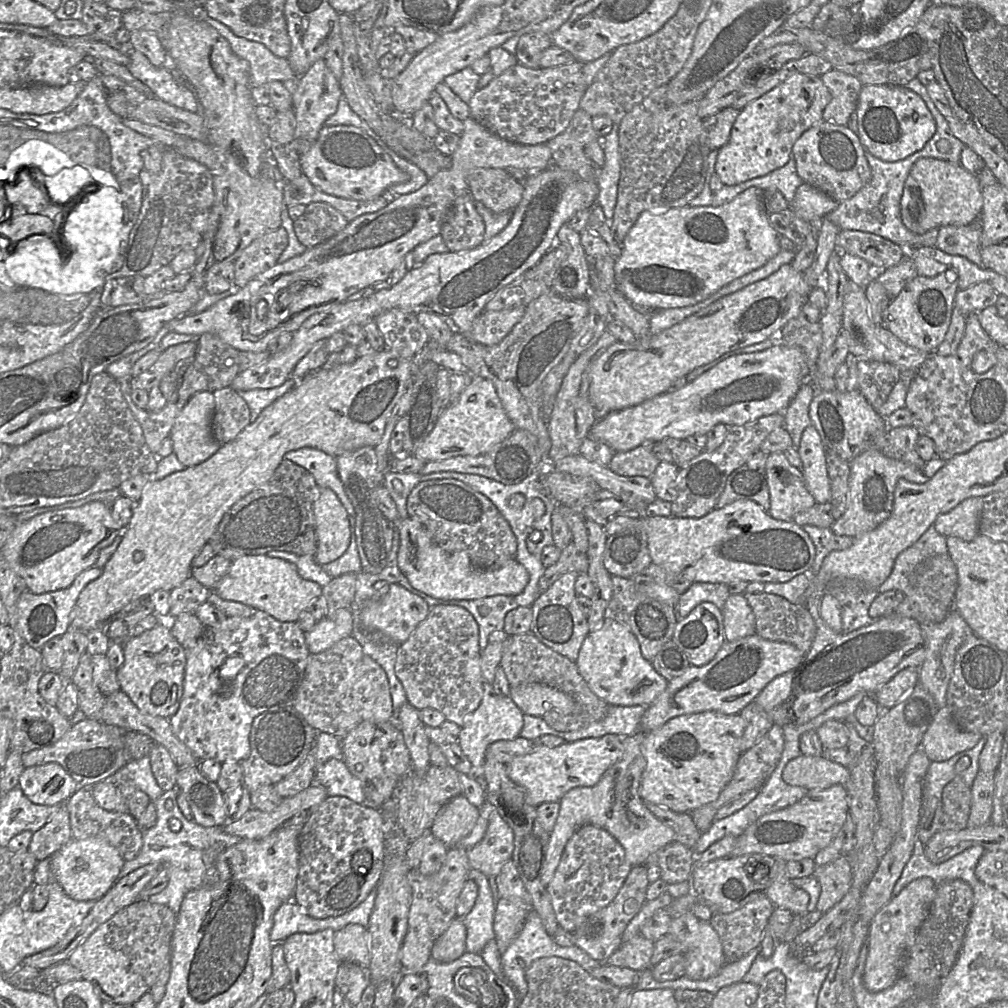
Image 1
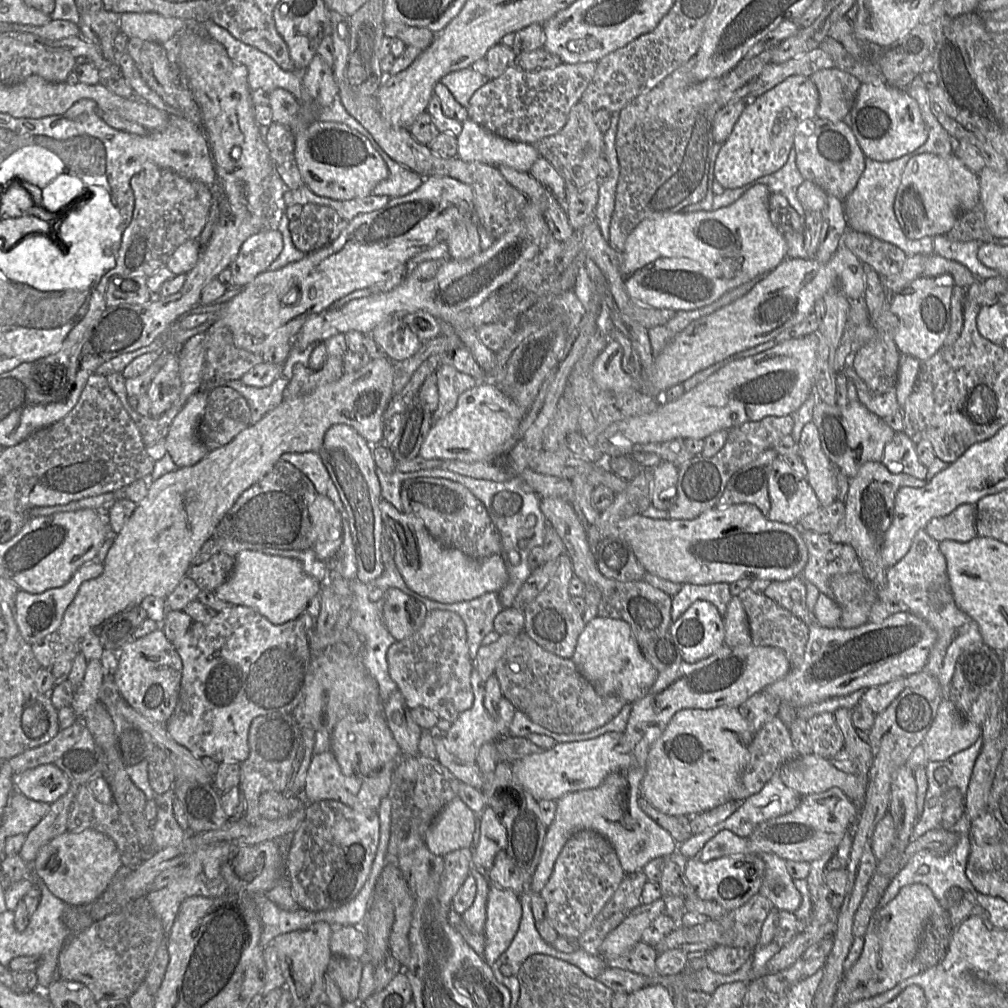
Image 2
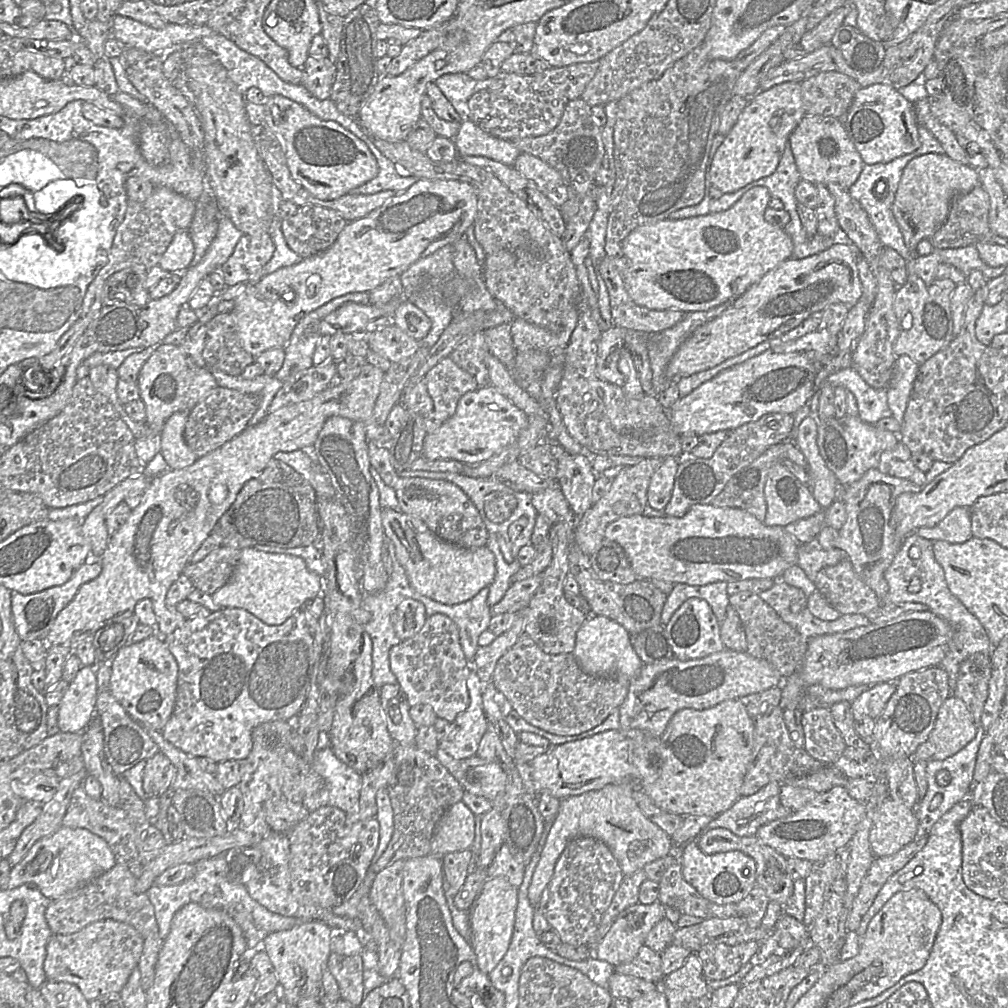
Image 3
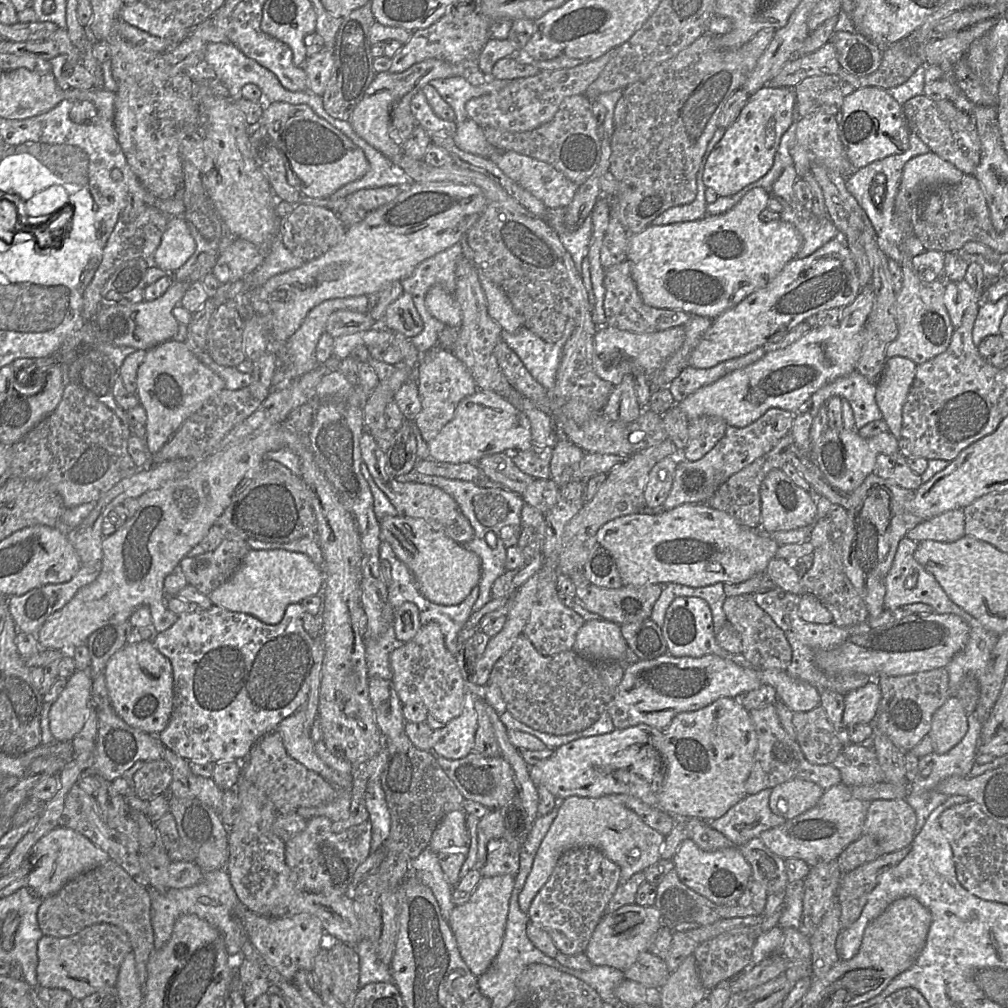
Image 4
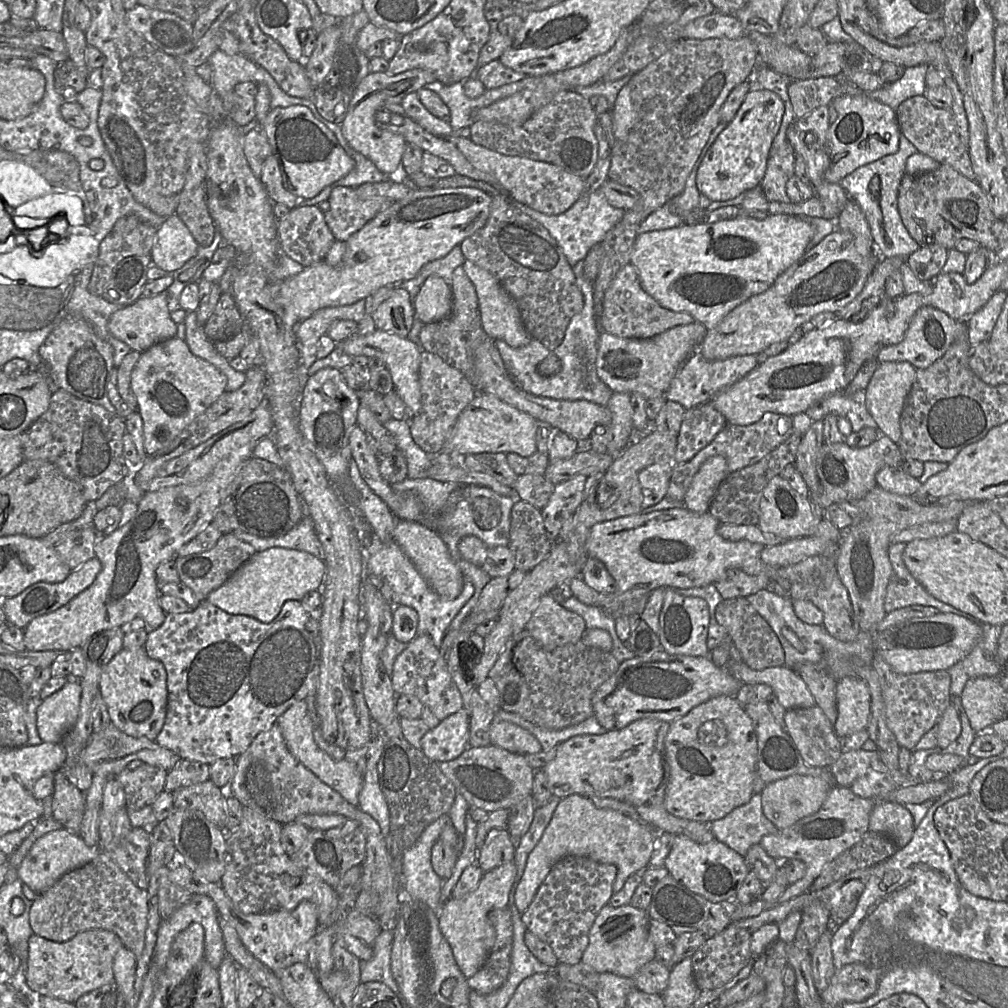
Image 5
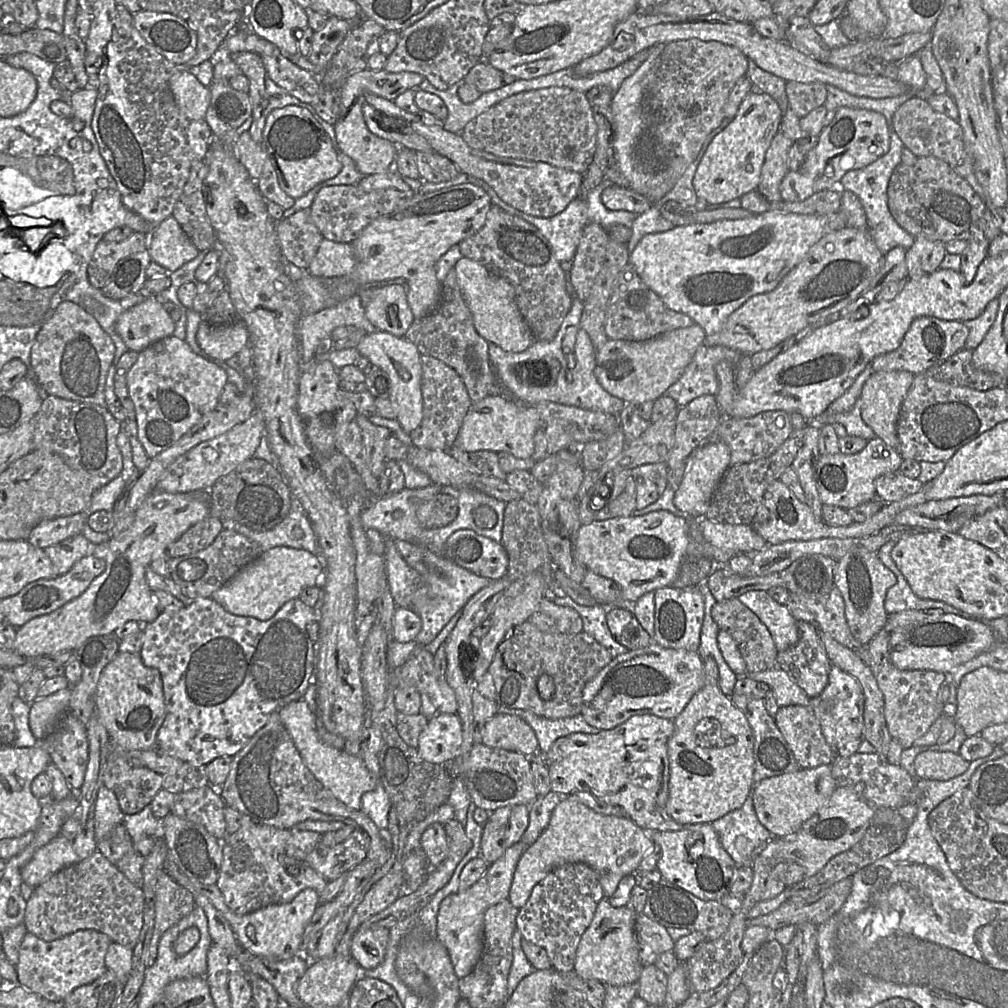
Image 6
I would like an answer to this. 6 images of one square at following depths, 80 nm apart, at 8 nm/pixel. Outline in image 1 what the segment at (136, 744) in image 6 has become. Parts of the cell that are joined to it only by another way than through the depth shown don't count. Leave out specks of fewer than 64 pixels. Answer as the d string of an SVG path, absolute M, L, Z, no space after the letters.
M170 618L123 643L124 662L117 670L120 689L144 713L170 718L179 708L186 667L185 648L172 635Z

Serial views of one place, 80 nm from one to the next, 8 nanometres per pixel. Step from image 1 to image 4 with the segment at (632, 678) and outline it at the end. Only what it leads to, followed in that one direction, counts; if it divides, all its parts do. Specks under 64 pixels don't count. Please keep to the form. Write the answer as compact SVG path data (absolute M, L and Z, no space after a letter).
M588 620L578 630L573 650L597 662L621 662L628 650L619 624Z

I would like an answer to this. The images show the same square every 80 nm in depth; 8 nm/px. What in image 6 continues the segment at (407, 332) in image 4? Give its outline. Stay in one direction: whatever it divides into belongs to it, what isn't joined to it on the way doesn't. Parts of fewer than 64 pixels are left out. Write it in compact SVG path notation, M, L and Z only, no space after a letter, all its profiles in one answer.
M401 285L371 289L371 298L364 307L364 312L378 331L399 338L405 336L415 320L407 302L406 289Z

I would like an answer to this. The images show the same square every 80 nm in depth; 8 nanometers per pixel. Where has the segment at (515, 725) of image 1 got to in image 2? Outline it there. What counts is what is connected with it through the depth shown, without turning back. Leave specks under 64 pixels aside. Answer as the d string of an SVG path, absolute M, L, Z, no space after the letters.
M475 668L471 672L470 683L474 694L473 705L452 723L450 729L443 735L443 743L447 750L459 759L467 763L476 763L477 754L484 743L498 741L509 735L510 724L516 708L503 696L497 703L498 716L492 717L483 704L485 683L482 682Z

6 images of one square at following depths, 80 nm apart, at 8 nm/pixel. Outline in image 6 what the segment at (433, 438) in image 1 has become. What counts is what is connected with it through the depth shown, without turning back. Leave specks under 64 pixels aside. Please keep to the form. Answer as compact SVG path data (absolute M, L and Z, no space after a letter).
M492 393L479 402L472 403L460 427L454 445L466 452L487 450L507 452L519 459L532 457L534 436L543 426L538 410L499 393Z

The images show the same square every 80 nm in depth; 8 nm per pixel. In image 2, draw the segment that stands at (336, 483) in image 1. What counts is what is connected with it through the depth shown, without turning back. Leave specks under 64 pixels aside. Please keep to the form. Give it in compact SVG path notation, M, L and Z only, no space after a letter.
M318 452L285 453L280 460L289 462L313 483L317 494L327 496L339 514L347 514L338 491Z

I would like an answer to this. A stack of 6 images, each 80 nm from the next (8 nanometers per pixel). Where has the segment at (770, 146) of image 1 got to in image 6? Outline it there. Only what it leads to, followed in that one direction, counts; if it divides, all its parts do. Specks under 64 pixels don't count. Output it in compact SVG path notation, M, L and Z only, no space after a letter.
M752 85L752 91L742 100L736 115L713 137L701 158L693 178L697 197L709 204L718 204L756 190L766 151L780 130L781 118L782 111L777 101Z

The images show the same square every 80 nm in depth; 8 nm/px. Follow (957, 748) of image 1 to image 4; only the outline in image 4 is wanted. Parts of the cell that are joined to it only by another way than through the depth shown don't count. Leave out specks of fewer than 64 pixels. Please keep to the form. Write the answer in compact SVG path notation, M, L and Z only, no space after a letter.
M950 695L935 712L929 736L934 752L945 754L956 746L968 730L967 712L956 696Z

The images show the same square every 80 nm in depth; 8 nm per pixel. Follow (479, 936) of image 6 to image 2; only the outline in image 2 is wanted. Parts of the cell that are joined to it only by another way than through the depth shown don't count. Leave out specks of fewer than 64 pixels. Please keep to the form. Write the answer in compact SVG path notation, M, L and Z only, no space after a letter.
M492 885L487 900L487 916L483 936L484 960L491 967L509 948L520 925L522 907L511 890Z

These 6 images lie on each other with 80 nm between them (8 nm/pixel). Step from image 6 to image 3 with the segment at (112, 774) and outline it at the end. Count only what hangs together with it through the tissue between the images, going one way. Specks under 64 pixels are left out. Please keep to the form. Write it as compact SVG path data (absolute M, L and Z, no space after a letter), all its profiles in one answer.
M160 751L145 760L142 782L148 797L159 797L173 783L175 769L169 759Z

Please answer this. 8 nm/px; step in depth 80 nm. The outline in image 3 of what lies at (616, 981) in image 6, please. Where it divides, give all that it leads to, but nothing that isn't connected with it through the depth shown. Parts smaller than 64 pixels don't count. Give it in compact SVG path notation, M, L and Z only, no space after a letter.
M659 901L628 907L617 916L603 939L592 949L593 956L613 966L632 961L645 945L649 931L664 917L664 905Z

